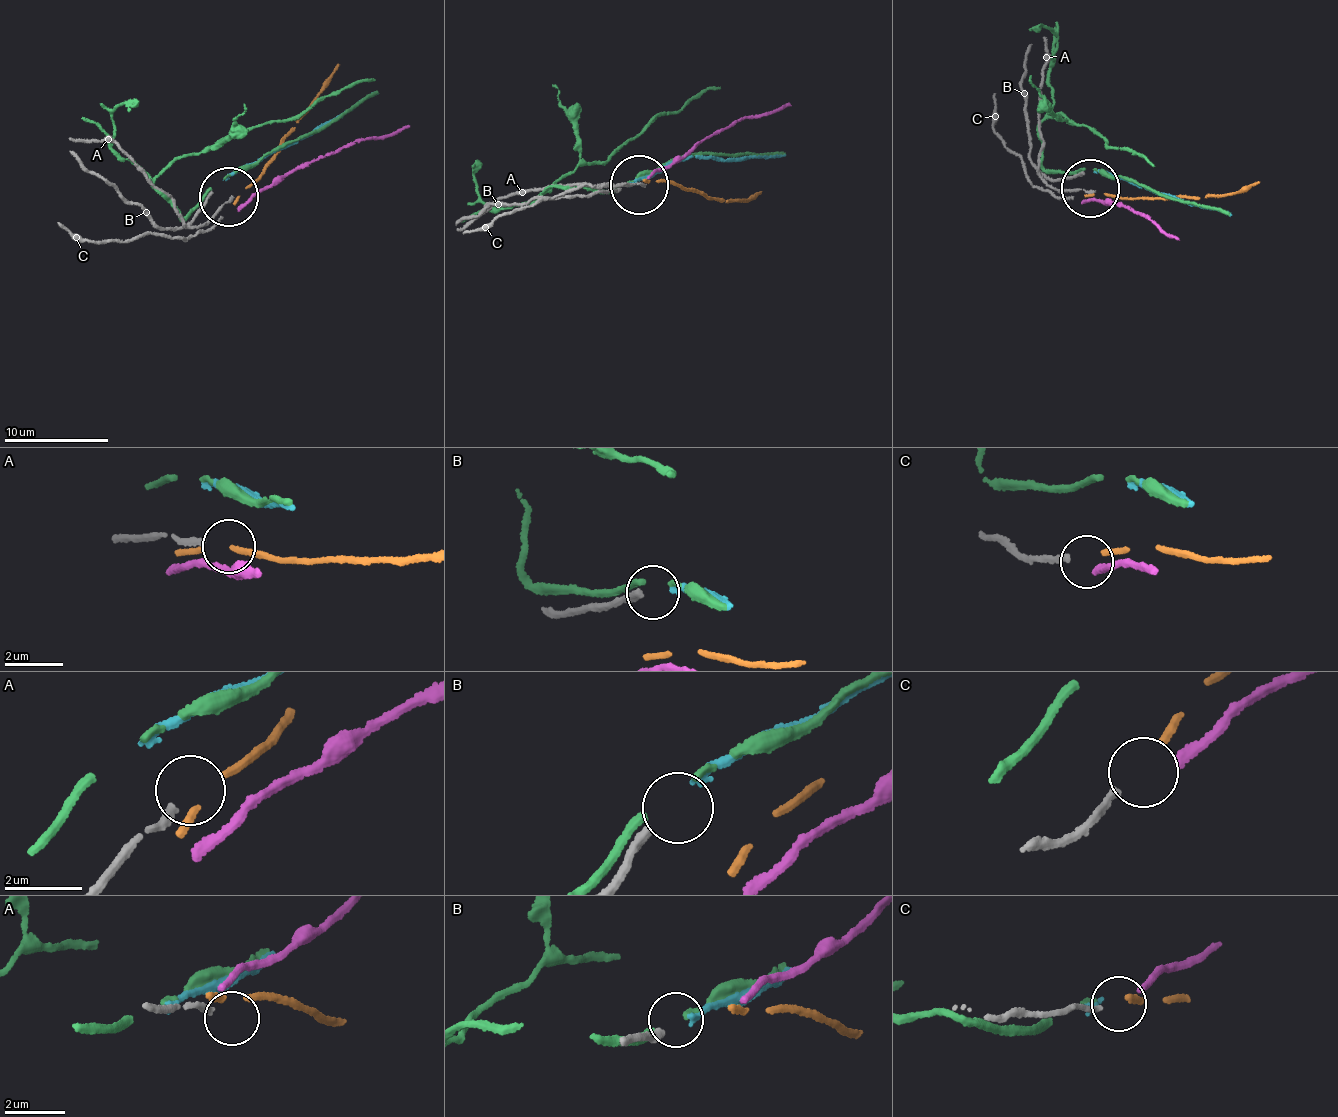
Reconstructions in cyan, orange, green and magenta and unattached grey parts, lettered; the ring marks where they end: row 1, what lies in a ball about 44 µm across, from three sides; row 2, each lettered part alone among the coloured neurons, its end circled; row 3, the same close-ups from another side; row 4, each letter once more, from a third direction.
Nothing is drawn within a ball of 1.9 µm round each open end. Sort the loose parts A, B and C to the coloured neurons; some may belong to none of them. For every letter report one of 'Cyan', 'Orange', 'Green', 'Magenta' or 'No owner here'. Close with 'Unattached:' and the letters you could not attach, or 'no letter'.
A: No owner here
B: Cyan
C: Orange
Unattached: A

